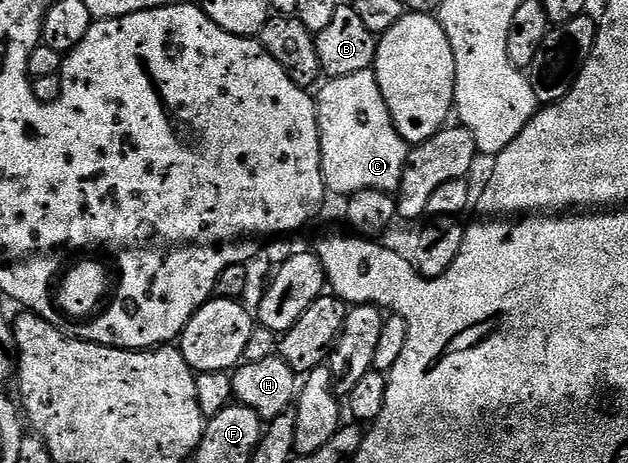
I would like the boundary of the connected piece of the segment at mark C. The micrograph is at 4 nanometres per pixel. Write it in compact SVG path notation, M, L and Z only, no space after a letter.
M373 71L335 76L325 83L317 89L316 103L322 177L327 189L343 198L364 190L397 193L402 171L406 168L408 145L404 138L400 138L388 114L384 94L380 94L380 86Z

